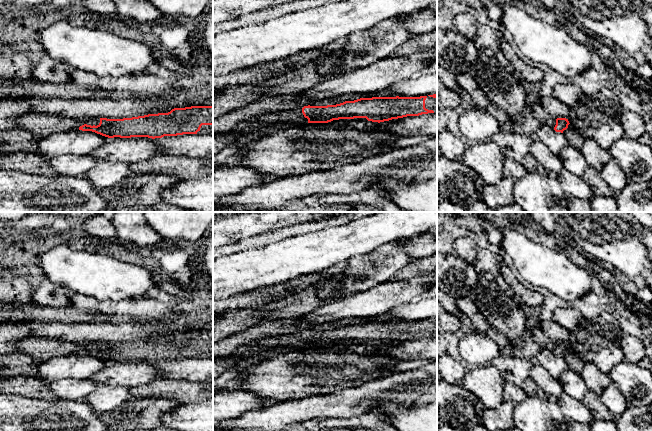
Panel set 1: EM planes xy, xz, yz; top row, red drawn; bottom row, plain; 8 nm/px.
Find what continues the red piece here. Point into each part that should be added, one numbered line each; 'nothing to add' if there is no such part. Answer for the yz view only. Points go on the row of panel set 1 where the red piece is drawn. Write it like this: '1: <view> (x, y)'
1: yz (575, 140)

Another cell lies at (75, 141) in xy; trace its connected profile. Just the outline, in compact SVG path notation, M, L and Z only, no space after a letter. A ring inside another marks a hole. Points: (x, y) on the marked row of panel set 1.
M72 129L66 132L56 132L40 139L35 152L49 158L67 154L90 154L103 146L108 139L92 131Z

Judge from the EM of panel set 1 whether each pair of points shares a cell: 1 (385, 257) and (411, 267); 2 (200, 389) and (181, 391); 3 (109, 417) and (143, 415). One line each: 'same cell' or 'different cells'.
1: different cells
2: same cell
3: same cell

